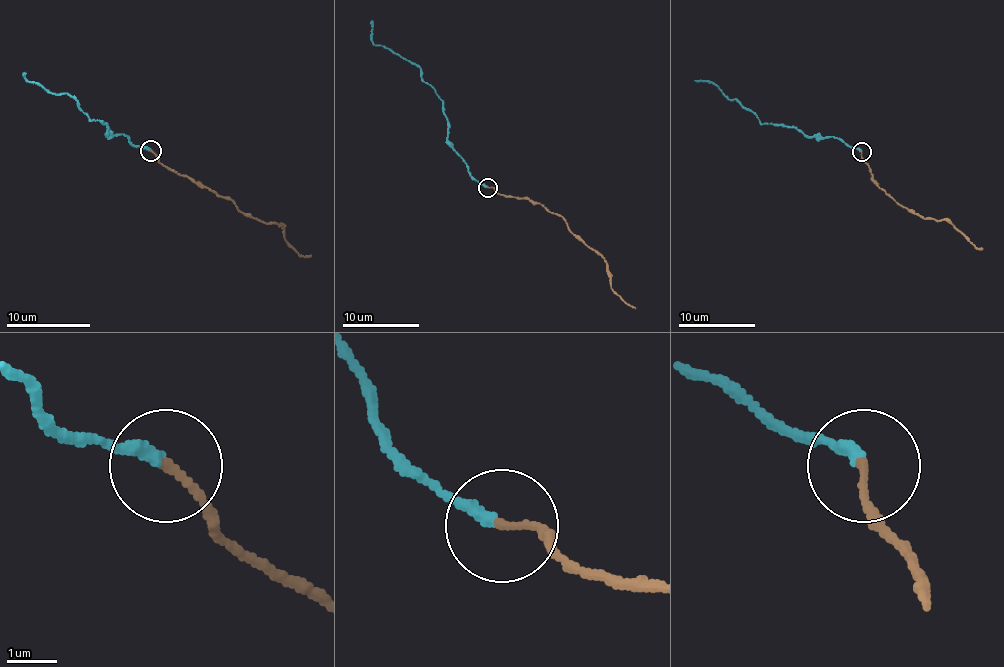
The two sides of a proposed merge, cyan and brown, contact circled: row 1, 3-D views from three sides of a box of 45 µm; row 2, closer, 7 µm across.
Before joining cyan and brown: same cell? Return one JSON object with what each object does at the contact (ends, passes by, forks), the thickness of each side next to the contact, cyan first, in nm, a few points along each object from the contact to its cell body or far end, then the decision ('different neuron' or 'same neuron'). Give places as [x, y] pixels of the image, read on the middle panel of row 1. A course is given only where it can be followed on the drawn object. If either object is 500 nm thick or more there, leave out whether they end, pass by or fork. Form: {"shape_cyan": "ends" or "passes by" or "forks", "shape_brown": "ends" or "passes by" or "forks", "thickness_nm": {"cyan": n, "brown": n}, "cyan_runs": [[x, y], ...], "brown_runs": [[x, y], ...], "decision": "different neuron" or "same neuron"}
{"shape_cyan": "ends", "shape_brown": "ends", "thickness_nm": {"cyan": 240, "brown": 160}, "cyan_runs": [[488, 187], [480, 185], [471, 175], [463, 158], [448, 138], [444, 102], [415, 63], [372, 42], [371, 21]], "brown_runs": [[488, 187], [498, 192], [527, 198], [557, 214], [571, 231], [602, 256], [609, 285], [634, 308]], "decision": "different neuron"}

